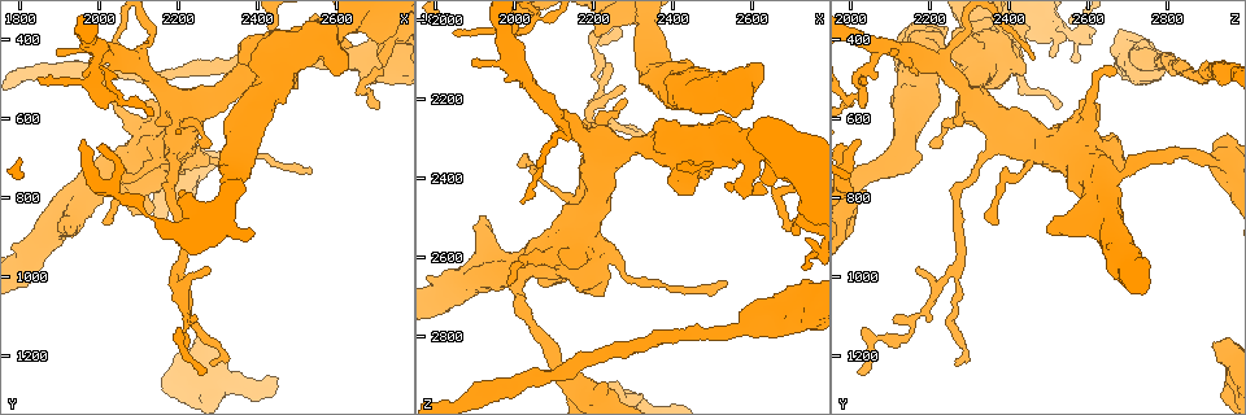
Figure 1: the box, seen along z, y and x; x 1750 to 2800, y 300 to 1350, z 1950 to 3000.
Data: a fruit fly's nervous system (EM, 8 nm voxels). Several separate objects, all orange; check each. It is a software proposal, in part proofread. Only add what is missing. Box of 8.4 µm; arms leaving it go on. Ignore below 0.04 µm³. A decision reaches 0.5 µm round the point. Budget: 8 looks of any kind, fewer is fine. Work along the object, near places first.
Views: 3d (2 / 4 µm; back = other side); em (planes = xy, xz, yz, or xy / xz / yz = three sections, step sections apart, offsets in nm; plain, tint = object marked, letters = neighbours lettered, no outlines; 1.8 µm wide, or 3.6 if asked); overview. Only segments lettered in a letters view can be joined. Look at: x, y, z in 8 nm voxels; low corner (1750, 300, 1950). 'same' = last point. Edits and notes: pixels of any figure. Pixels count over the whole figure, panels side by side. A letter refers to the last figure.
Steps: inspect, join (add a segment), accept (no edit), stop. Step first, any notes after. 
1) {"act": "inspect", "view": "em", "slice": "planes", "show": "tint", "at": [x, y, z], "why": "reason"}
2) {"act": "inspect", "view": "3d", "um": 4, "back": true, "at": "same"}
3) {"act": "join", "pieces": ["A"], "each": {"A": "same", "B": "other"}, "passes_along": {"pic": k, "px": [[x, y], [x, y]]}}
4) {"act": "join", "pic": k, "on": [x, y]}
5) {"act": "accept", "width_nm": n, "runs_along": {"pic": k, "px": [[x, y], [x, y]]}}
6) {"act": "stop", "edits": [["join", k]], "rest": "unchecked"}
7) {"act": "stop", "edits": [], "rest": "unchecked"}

{"act": "inspect", "view": "3d", "um": 2, "at": [1960, 660, 2030], "why": "an open end"}

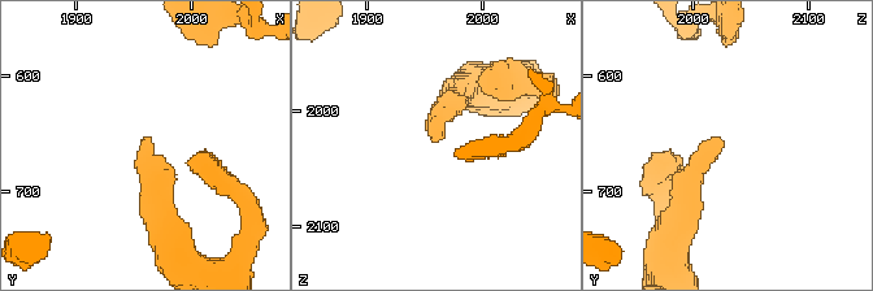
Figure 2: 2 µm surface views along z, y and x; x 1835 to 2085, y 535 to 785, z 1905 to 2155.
{"act": "inspect", "view": "em", "slice": "yz", "step": 8, "show": "letters", "at": [1958, 656, 2026], "why": "need the tissue"}

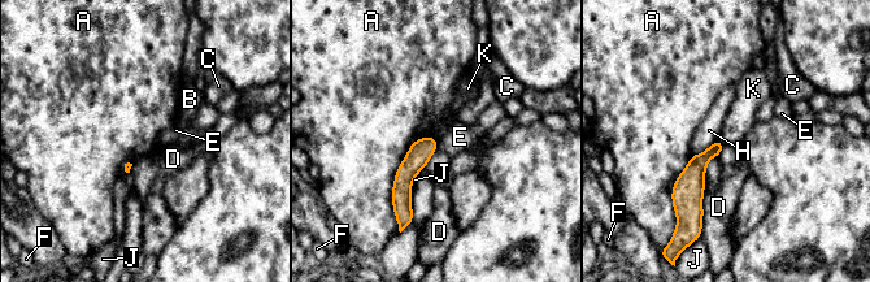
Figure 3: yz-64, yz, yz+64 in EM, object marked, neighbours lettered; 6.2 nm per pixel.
{"act": "accept", "each": {"A": "other", "B": "other", "C": "other", "D": "other", "E": "other", "F": "other", "H": "other", "J": "other", "K": "other"}, "border": {"pic": 3, "px": [[433, 135], [396, 172], [396, 221]]}, "found": "no lettered segment goes on from it"}

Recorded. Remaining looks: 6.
{"act": "inspect", "view": "em", "slice": "planes", "show": "letters", "at": [2205, 800, 2045]}

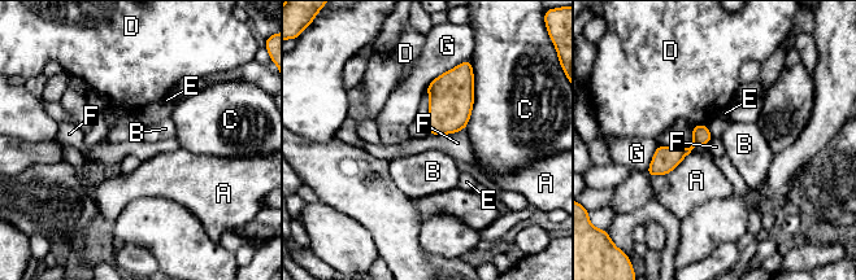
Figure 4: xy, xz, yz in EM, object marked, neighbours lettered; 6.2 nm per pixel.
{"act": "accept", "each": {"A": "other", "B": "other", "C": "other", "D": "other", "E": "other", "F": "other", "G": "other"}, "runs_along": {"pic": 4, "px": [[704, 127], [687, 151], [651, 171]]}, "found": "no lettered segment goes on from it"}

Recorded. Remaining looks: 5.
{"act": "inspect", "view": "em", "um": 3.6, "slice": "planes", "show": "letters", "at": [1935, 850, 2585], "why": "sudden change in width"}

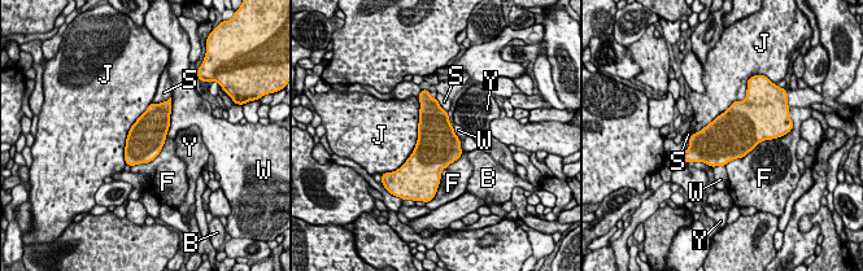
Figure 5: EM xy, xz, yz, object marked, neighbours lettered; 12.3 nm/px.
{"act": "accept", "each": {"B": "other", "F": "other", "J": "other", "S": "other", "W": "other", "Y": "other"}, "border": {"pic": 5, "px": [[418, 97], [418, 139], [402, 165]]}, "found": "no lettered segment goes on from it"}

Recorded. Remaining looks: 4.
{"act": "inspect", "view": "em", "slice": "planes", "show": "tint", "at": [2120, 560, 2585], "why": "stops while still wide"}

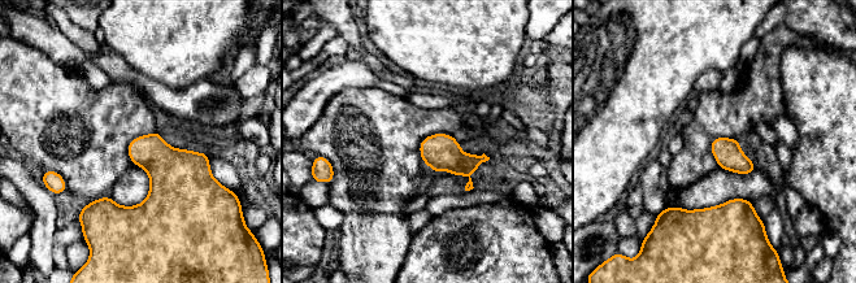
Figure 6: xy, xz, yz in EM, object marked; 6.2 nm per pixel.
{"act": "inspect", "view": "em", "slice": "planes", "show": "letters", "at": "same"}

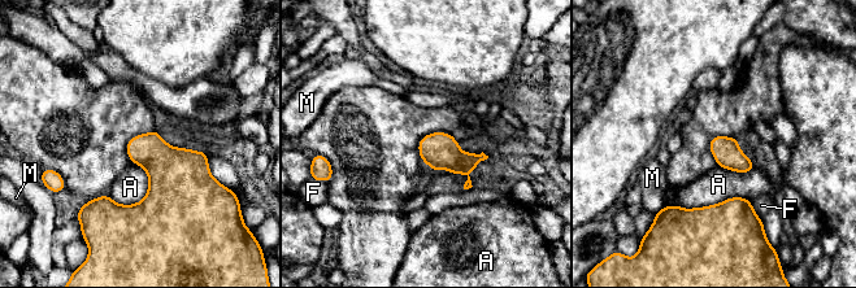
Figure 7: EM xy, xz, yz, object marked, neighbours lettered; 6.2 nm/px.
{"act": "accept", "each": {"A": "other", "F": "other", "M": "other"}, "border": {"pic": 7, "px": [[144, 168], [139, 201], [108, 196]]}, "found": "none of them fits"}

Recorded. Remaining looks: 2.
{"act": "stop", "edits": [], "rest": "unchecked"}

